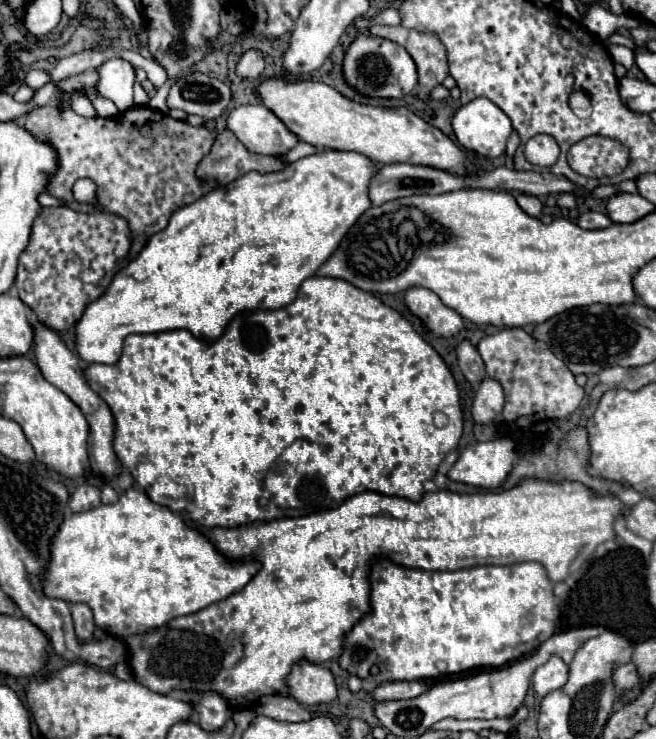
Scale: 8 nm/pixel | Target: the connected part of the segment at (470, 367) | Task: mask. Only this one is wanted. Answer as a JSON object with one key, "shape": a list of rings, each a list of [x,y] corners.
{"shape":[[[466,340],[458,346],[458,364],[462,374],[472,386],[478,386],[486,378],[486,370],[484,370],[482,358],[478,356],[478,350]]]}

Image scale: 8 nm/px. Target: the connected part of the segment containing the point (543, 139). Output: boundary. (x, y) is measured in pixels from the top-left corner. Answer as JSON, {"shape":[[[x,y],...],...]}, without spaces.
{"shape":[[[534,136],[534,140],[526,142],[524,154],[530,164],[550,168],[558,160],[558,144],[554,144],[552,136]]]}

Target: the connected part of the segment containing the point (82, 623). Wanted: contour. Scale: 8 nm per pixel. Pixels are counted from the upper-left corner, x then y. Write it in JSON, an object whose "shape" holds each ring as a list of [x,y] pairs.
{"shape":[[[72,604],[72,620],[74,620],[74,628],[76,628],[76,636],[80,642],[88,642],[92,640],[94,634],[94,618],[90,608],[86,608],[86,604]]]}

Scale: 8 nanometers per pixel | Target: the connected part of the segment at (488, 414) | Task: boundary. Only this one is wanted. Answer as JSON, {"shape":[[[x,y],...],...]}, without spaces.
{"shape":[[[486,378],[474,396],[474,404],[472,404],[474,422],[492,424],[502,416],[502,408],[504,408],[502,386],[496,380]]]}

